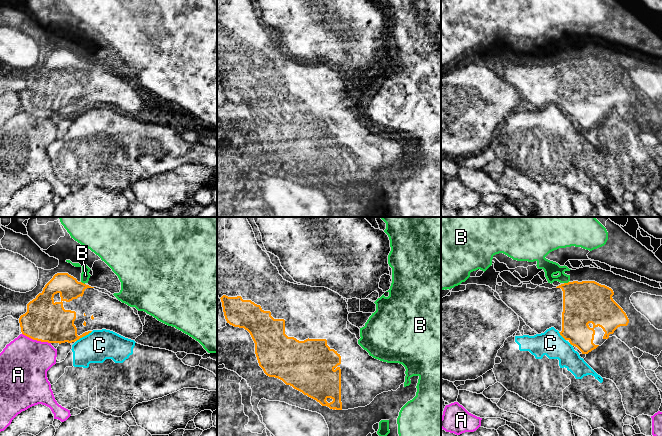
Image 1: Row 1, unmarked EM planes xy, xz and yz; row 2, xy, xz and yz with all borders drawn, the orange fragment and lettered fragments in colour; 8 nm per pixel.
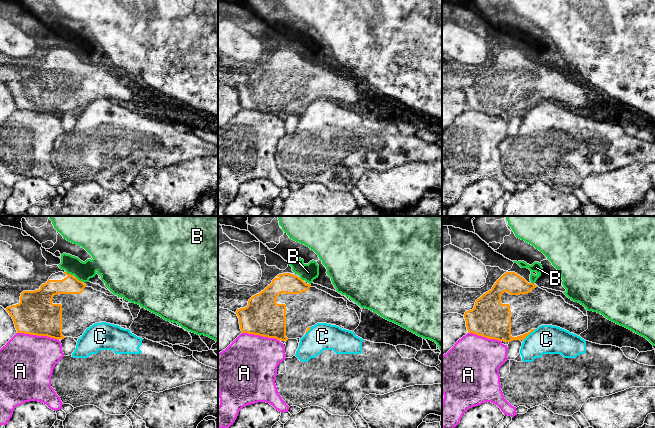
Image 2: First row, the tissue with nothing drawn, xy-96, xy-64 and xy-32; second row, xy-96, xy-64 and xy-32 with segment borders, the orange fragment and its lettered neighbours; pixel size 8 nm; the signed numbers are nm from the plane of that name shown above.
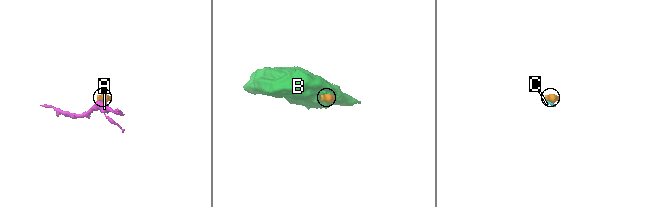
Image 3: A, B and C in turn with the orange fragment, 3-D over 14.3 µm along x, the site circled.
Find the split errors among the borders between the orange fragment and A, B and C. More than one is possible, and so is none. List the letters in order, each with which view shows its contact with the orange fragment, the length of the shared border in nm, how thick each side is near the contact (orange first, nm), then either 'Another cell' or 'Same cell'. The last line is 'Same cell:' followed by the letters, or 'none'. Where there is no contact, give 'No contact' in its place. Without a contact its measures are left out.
A: Touches orange in xy. Shared border 240 nm. Thickness 320 nm (orange) against 400 nm. Another cell
B: Touches orange in yz. Shared border 40 nm. Thickness 340 nm (orange) against 120 nm. Another cell
C: Touches orange in xy. Shared border 160 nm. Thickness 280 nm (orange) against 260 nm. Another cell
Same cell: none

